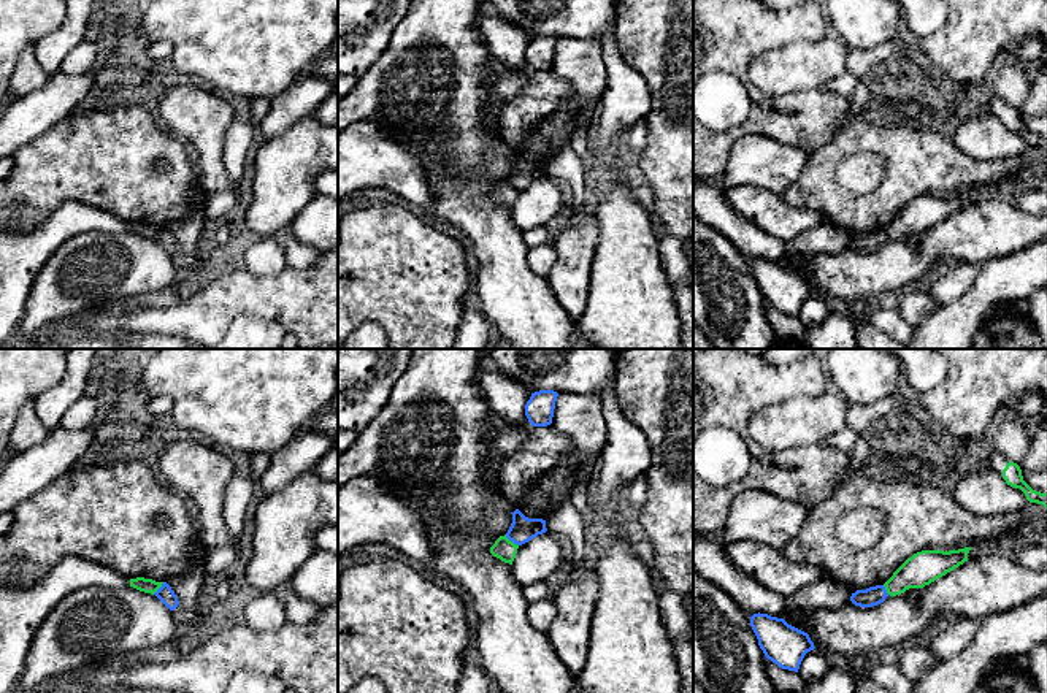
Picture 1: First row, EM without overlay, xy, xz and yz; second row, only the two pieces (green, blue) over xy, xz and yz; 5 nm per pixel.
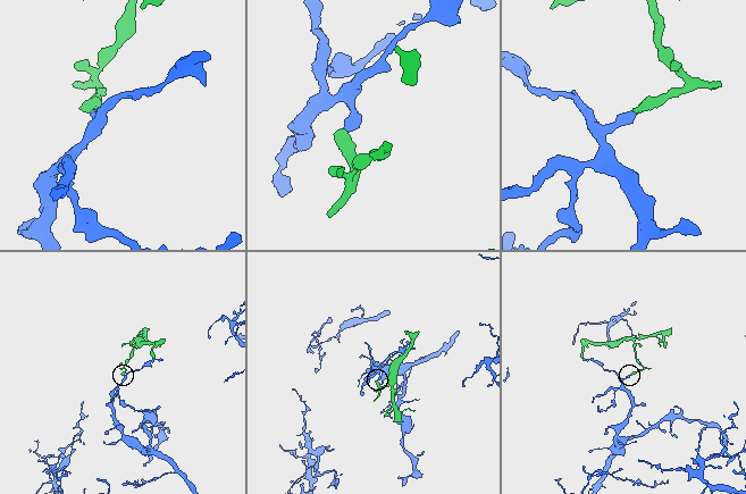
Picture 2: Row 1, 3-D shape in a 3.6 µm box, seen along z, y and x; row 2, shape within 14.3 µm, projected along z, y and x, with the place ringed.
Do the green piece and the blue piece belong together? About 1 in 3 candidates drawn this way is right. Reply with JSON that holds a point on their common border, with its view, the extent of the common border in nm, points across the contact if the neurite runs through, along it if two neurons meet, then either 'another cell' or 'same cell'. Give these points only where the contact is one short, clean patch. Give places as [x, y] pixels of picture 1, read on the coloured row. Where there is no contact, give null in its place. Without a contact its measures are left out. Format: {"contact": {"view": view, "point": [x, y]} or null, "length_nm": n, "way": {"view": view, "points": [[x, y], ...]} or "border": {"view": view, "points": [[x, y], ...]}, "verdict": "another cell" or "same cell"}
{"contact": {"view": "xz", "point": [511, 541]}, "length_nm": 90, "border": {"view": "xz", "points": [[505, 535], [517, 546]]}, "verdict": "another cell"}

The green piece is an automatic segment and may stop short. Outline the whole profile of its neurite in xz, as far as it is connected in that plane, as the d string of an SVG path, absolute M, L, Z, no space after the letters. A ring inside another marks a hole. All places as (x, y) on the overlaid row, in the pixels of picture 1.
M504 534L495 541L495 544L490 547L490 553L501 561L512 565L517 549L519 546L509 541Z

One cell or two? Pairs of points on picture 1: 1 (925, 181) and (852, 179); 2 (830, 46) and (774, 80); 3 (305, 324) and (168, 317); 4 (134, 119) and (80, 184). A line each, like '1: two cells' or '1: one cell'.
1: two cells
2: one cell
3: one cell
4: one cell

